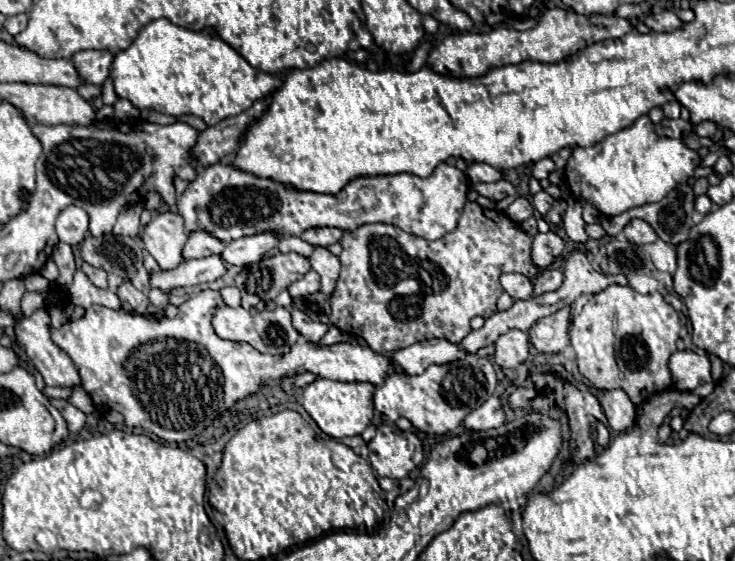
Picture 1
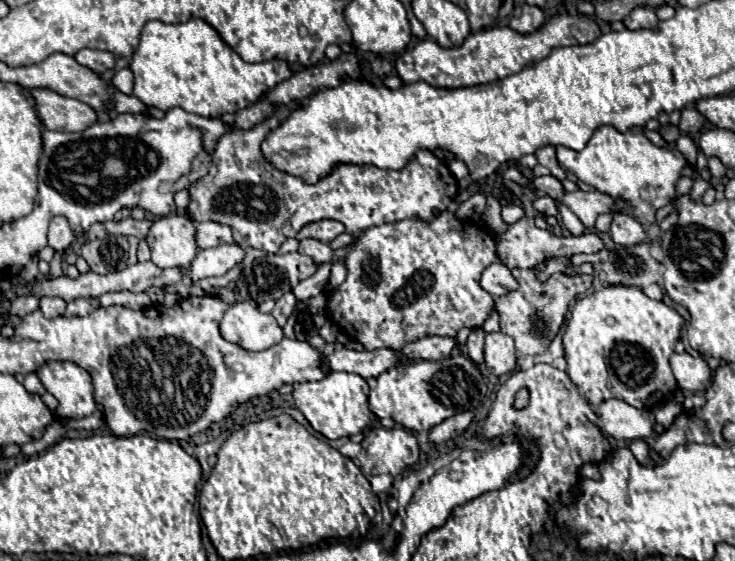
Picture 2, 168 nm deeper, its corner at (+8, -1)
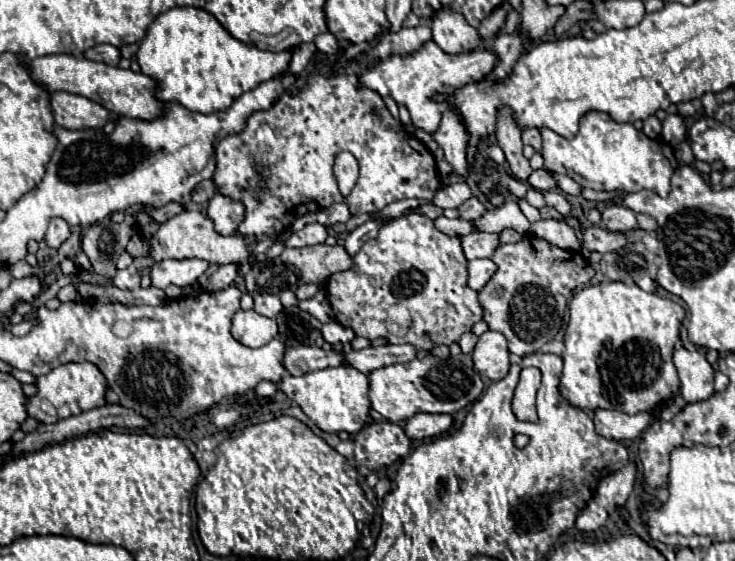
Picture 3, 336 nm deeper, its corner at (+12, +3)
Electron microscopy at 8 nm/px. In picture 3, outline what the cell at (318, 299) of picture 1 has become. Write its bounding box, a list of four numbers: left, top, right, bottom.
[276,306,320,348]

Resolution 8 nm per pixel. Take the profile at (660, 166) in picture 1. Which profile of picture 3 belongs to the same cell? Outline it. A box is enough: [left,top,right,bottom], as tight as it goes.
[542,112,678,196]

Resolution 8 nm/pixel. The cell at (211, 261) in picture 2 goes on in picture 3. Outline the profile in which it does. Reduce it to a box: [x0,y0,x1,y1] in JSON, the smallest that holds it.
[152,260,210,288]

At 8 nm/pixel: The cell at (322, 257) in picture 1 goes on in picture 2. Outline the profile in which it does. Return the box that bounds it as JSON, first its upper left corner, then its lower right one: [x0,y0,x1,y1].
[300,238,334,264]

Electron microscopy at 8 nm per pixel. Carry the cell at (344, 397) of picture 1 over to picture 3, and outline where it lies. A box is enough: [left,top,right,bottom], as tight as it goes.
[282,366,370,434]

